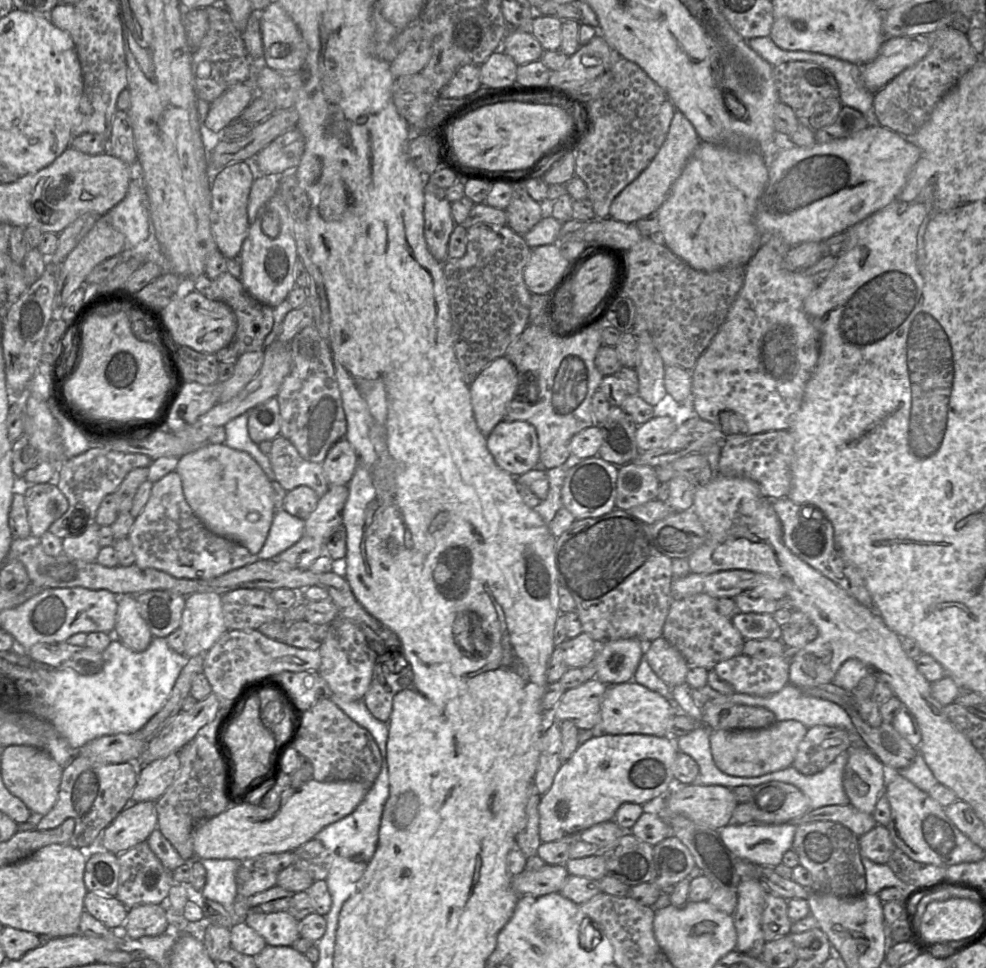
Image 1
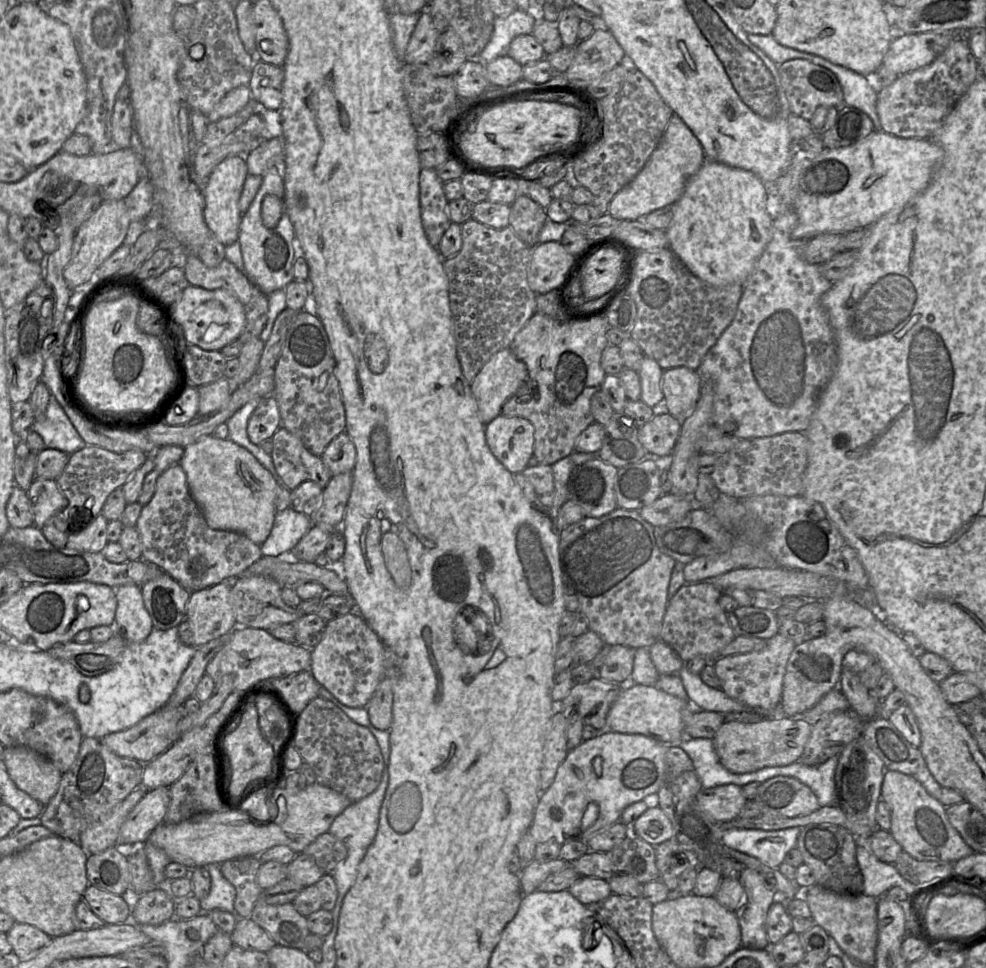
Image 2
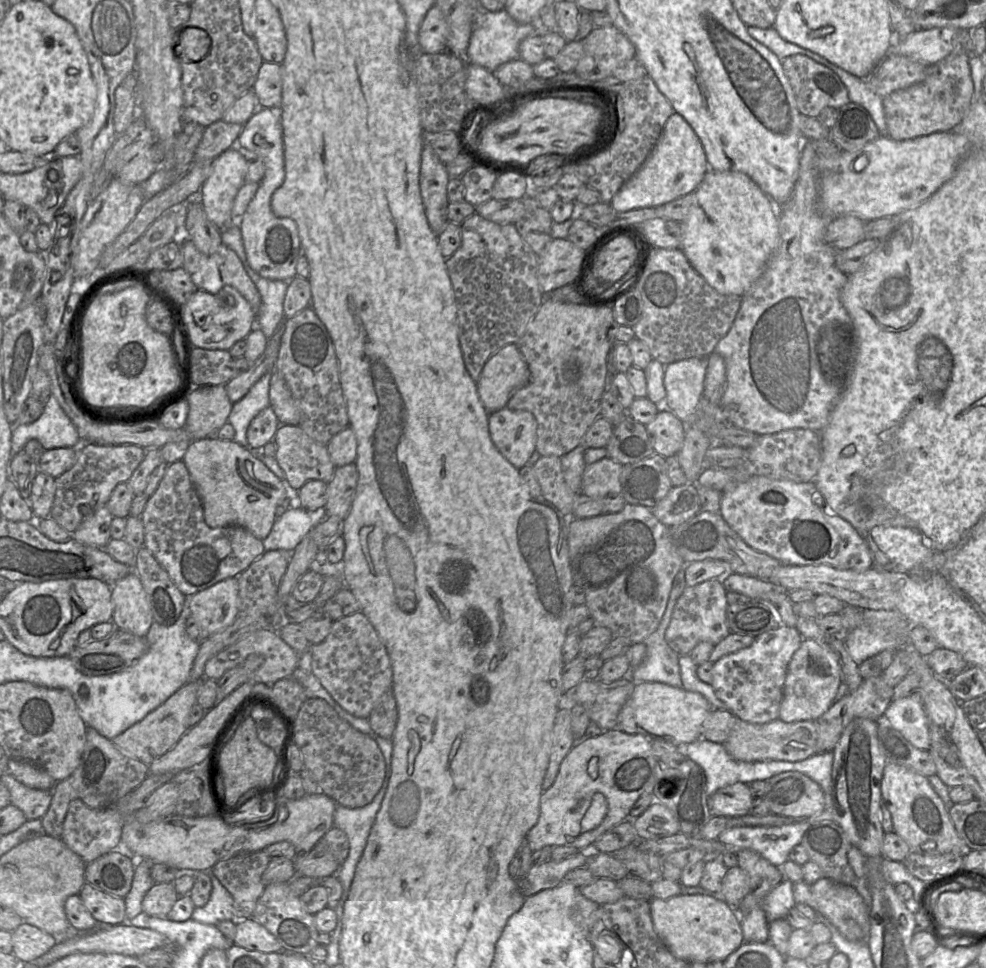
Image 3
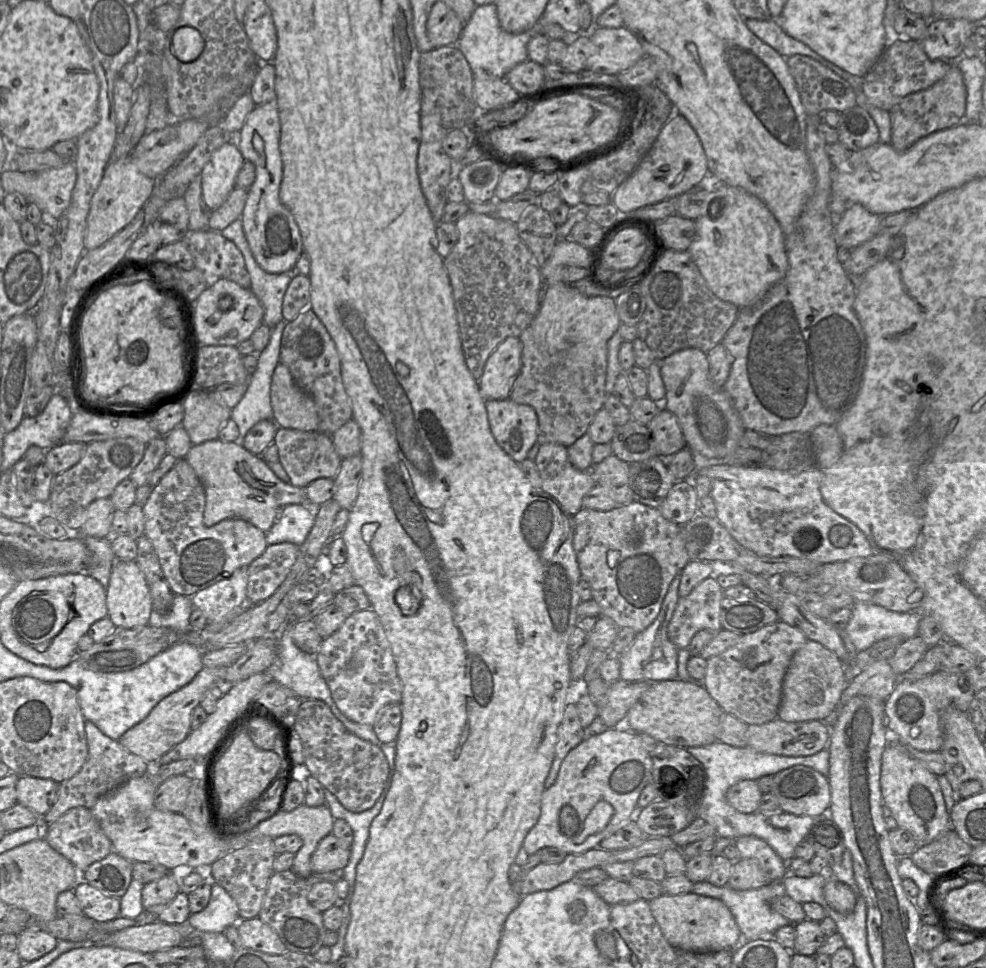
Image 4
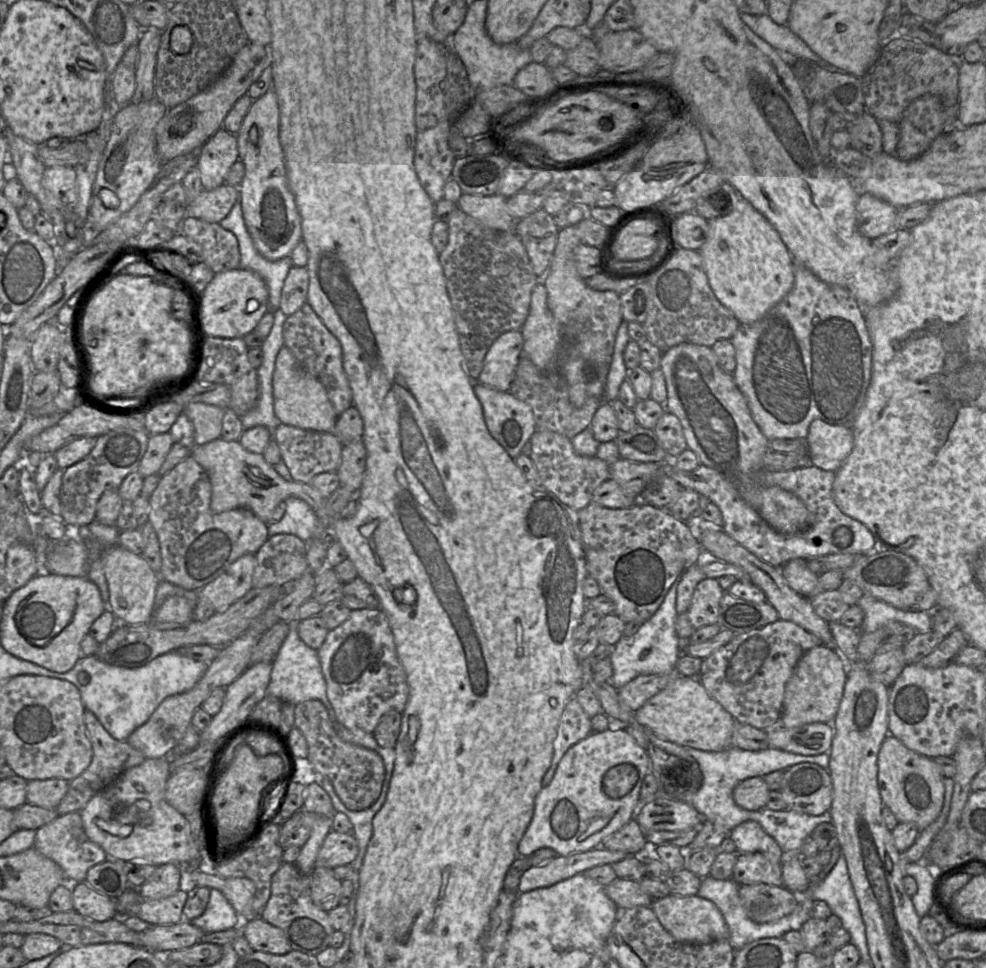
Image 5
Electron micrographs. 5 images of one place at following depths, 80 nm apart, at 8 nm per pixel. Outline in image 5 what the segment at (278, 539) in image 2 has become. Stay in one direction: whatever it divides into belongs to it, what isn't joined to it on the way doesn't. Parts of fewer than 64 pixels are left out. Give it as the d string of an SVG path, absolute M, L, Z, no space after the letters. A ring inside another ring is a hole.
M289 497L284 501L286 510L277 523L268 523L269 538L277 534L292 534L305 542L313 539L319 518L314 510L302 499Z

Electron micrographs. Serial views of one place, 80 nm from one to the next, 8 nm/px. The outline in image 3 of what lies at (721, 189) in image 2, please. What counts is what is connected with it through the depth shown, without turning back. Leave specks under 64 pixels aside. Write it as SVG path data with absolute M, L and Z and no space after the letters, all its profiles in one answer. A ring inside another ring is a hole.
M710 170L705 175L703 181L695 190L695 205L689 212L687 218L681 221L682 242L680 250L685 254L689 263L696 270L696 272L704 278L704 280L719 294L722 295L736 295L743 297L762 275L767 262L775 252L779 241L778 218L779 212L776 211L770 198L761 190L761 188L746 174L741 172L717 172Z

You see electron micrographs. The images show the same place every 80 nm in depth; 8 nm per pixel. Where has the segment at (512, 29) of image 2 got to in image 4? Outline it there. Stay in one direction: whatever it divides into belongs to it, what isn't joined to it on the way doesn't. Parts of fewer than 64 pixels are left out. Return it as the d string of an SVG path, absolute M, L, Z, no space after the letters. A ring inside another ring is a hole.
M495 3L476 6L469 21L464 24L457 46L465 56L474 77L504 79L519 63L528 60L527 45L535 31L509 33L502 29Z

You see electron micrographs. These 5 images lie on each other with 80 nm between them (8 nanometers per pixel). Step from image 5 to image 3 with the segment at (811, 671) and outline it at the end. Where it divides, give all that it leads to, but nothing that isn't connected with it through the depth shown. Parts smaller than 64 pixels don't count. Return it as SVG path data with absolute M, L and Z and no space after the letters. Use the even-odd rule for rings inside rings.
M803 639L788 664L778 719L786 723L816 721L835 702L842 683L835 655L814 640Z

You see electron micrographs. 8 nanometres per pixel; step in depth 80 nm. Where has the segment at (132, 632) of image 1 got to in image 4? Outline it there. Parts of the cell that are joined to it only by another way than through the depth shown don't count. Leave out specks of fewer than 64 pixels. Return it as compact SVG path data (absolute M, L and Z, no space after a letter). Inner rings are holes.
M116 560L107 587L108 617L115 627L149 624L152 599L145 575L136 561Z

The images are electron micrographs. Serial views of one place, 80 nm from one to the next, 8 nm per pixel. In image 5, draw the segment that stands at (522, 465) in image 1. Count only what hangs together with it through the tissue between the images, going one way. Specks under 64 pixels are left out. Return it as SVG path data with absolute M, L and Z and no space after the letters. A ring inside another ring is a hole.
M474 382L474 392L482 405L484 420L491 436L515 460L521 454L525 443L536 431L532 408L527 403L515 398L509 391L498 391L480 382Z

